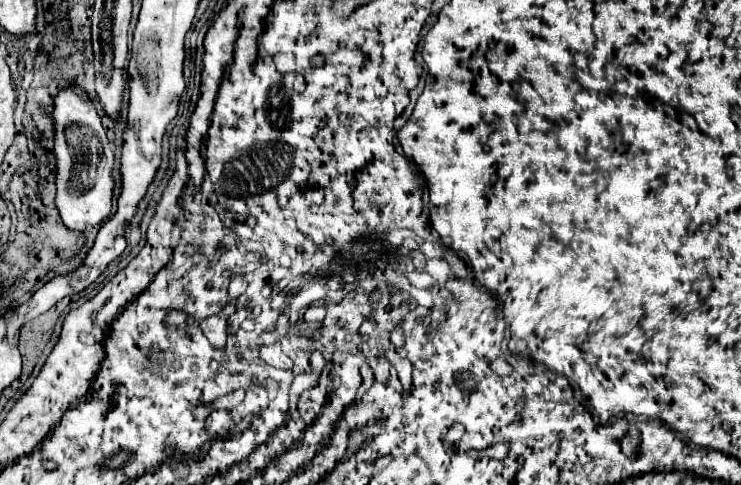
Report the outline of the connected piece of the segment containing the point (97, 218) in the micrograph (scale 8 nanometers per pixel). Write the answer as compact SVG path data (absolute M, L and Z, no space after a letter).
M67 87L55 97L55 111L53 111L53 125L55 125L55 153L57 153L57 209L61 213L63 223L73 231L85 231L89 225L95 227L103 223L111 215L111 195L113 195L113 165L115 153L113 145L109 143L105 129L101 125L101 117L97 115L93 103L89 101L87 93L79 87Z

